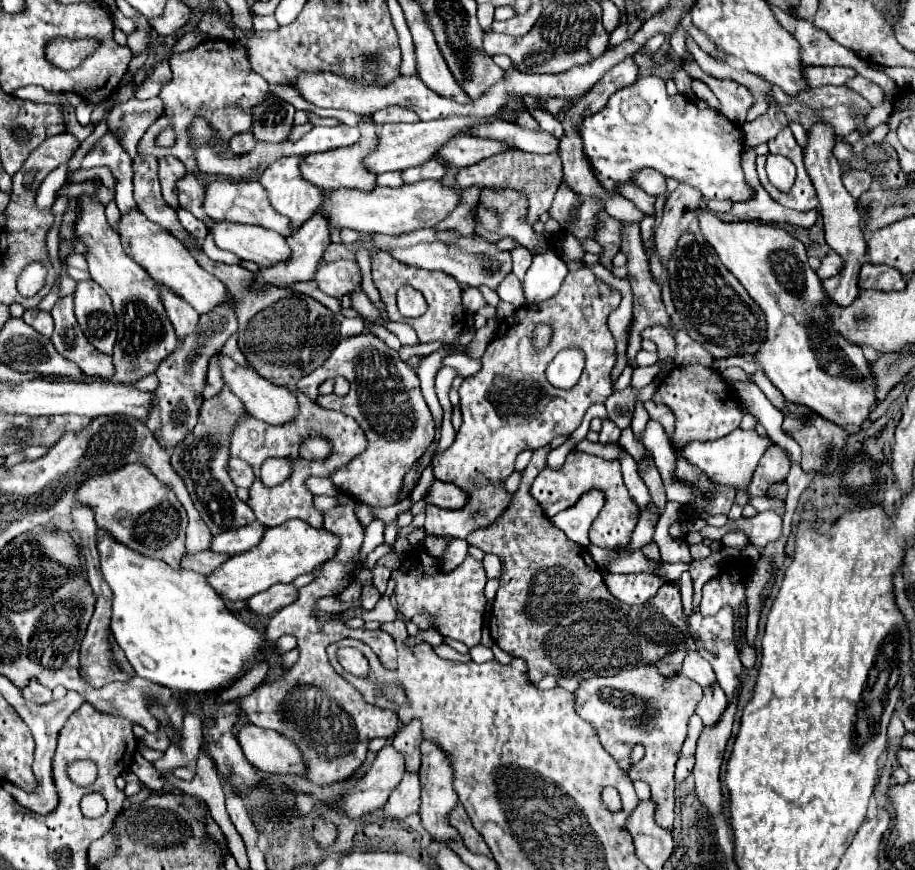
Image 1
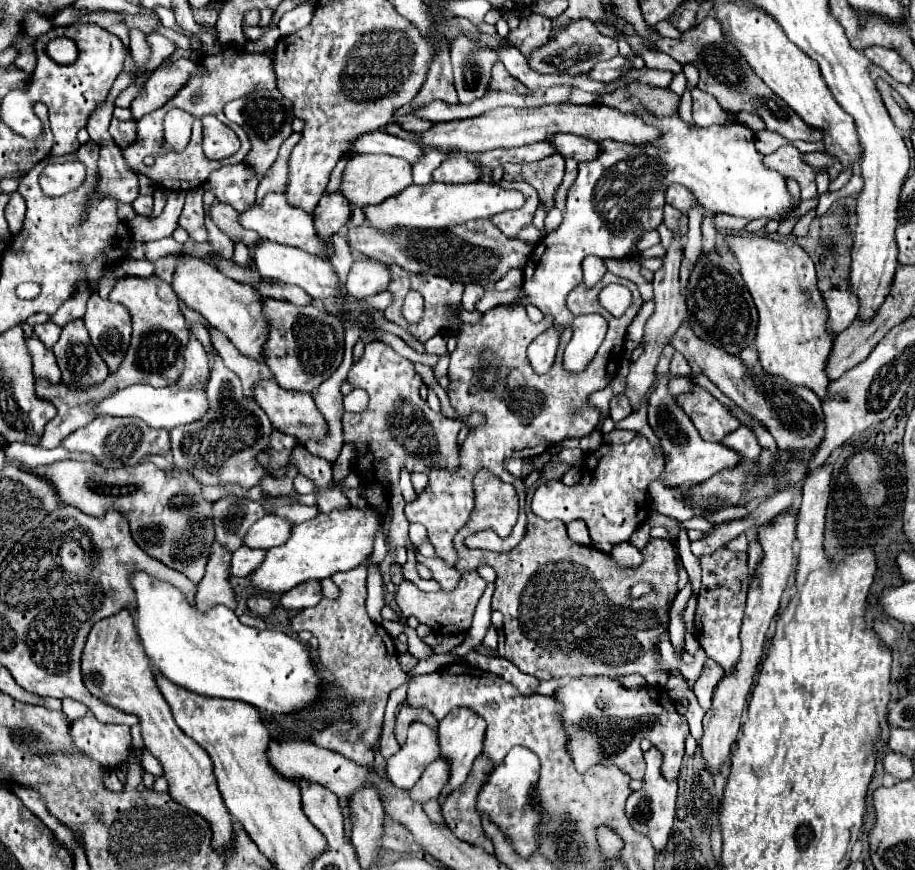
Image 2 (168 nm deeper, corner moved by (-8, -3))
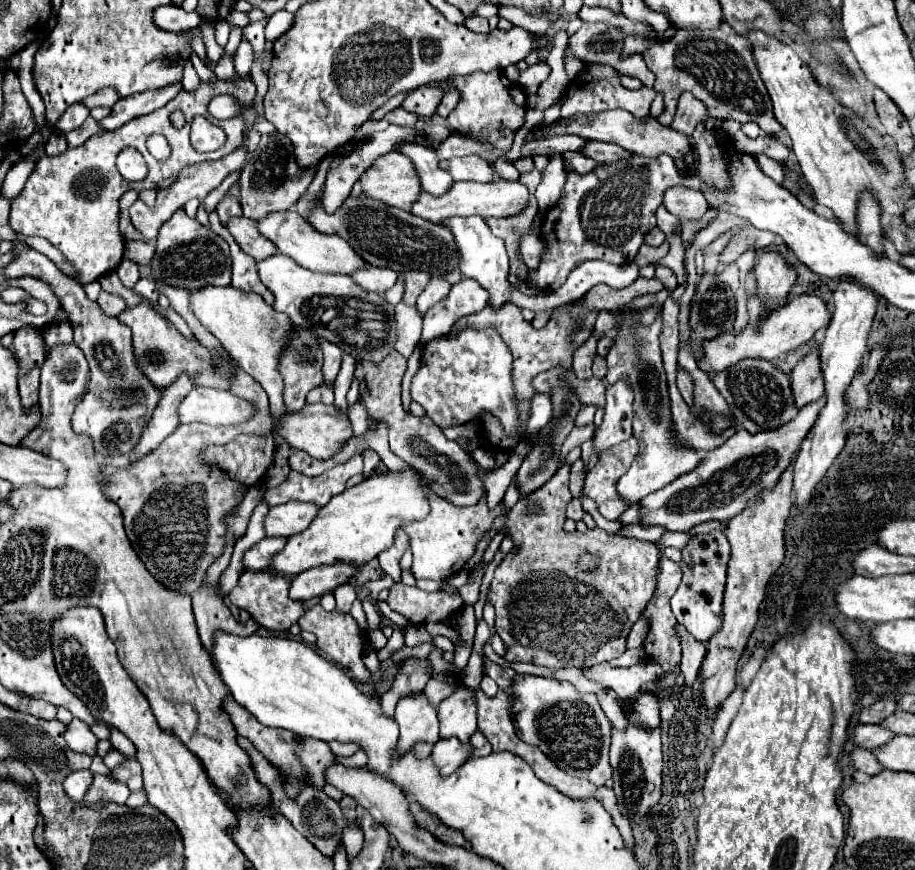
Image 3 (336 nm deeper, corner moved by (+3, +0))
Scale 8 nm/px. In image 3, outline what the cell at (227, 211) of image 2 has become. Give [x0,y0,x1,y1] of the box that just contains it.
[226,216,276,260]

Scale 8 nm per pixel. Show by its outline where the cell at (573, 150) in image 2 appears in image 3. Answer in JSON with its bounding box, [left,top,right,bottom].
[580,140,630,162]

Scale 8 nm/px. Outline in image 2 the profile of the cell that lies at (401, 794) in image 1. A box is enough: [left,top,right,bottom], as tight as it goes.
[411,757,447,803]

